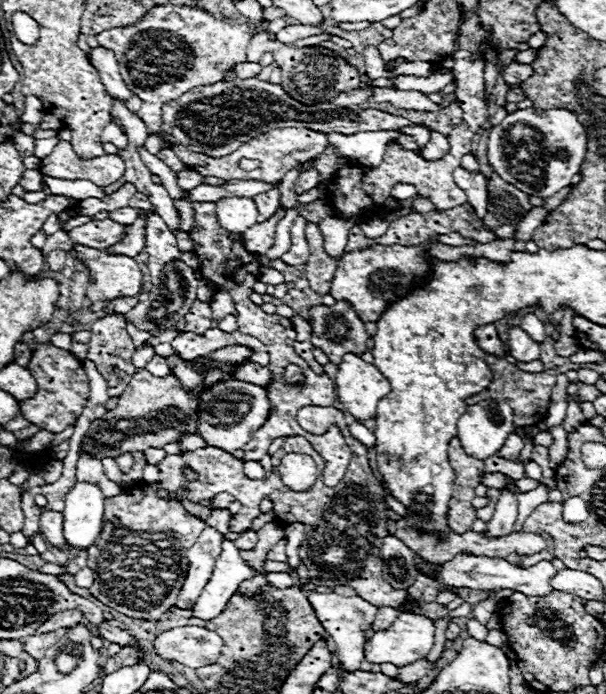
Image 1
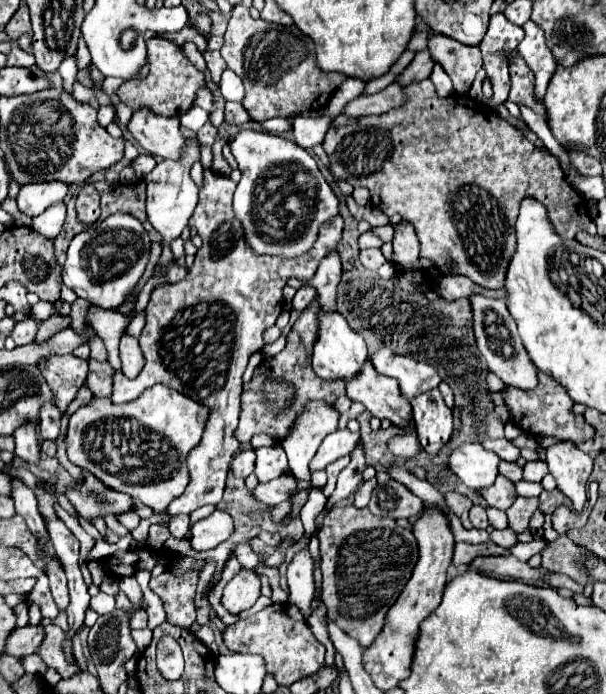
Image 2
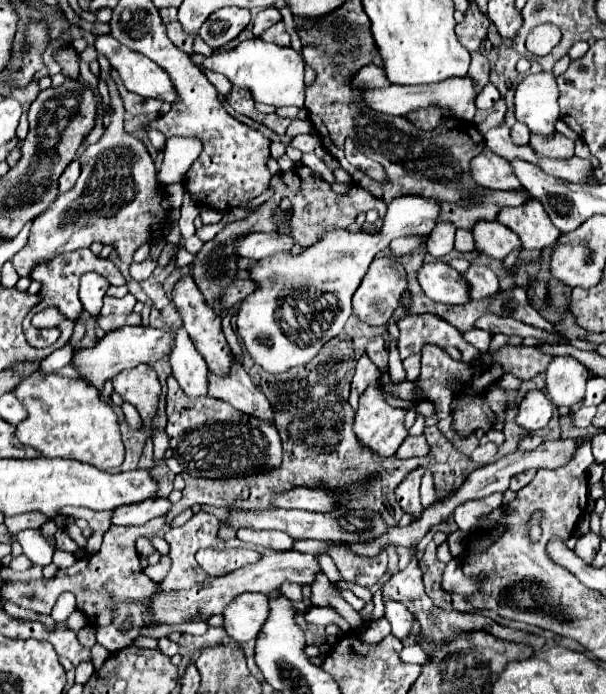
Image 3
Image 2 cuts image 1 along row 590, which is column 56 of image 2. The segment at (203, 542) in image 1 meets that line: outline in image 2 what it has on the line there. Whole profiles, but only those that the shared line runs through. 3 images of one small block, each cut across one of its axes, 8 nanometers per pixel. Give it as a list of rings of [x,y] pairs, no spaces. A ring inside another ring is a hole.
[[[52,180],[52,182],[38,182],[38,184],[24,184],[20,186],[18,192],[18,208],[34,218],[38,214],[42,214],[50,204],[54,202],[62,202],[68,194],[68,186],[60,180]]]

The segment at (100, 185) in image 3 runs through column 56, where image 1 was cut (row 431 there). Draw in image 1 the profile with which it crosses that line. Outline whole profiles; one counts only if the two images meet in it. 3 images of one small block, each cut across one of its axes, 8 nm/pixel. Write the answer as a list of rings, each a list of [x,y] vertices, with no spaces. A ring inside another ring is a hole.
[[[234,378],[220,380],[210,388],[204,388],[198,396],[198,434],[206,444],[212,444],[214,448],[224,448],[224,452],[240,450],[248,444],[252,434],[266,422],[270,412],[270,400],[266,396],[266,390],[262,386],[240,382]],[[206,414],[212,414],[214,418],[222,420],[206,420]]]

